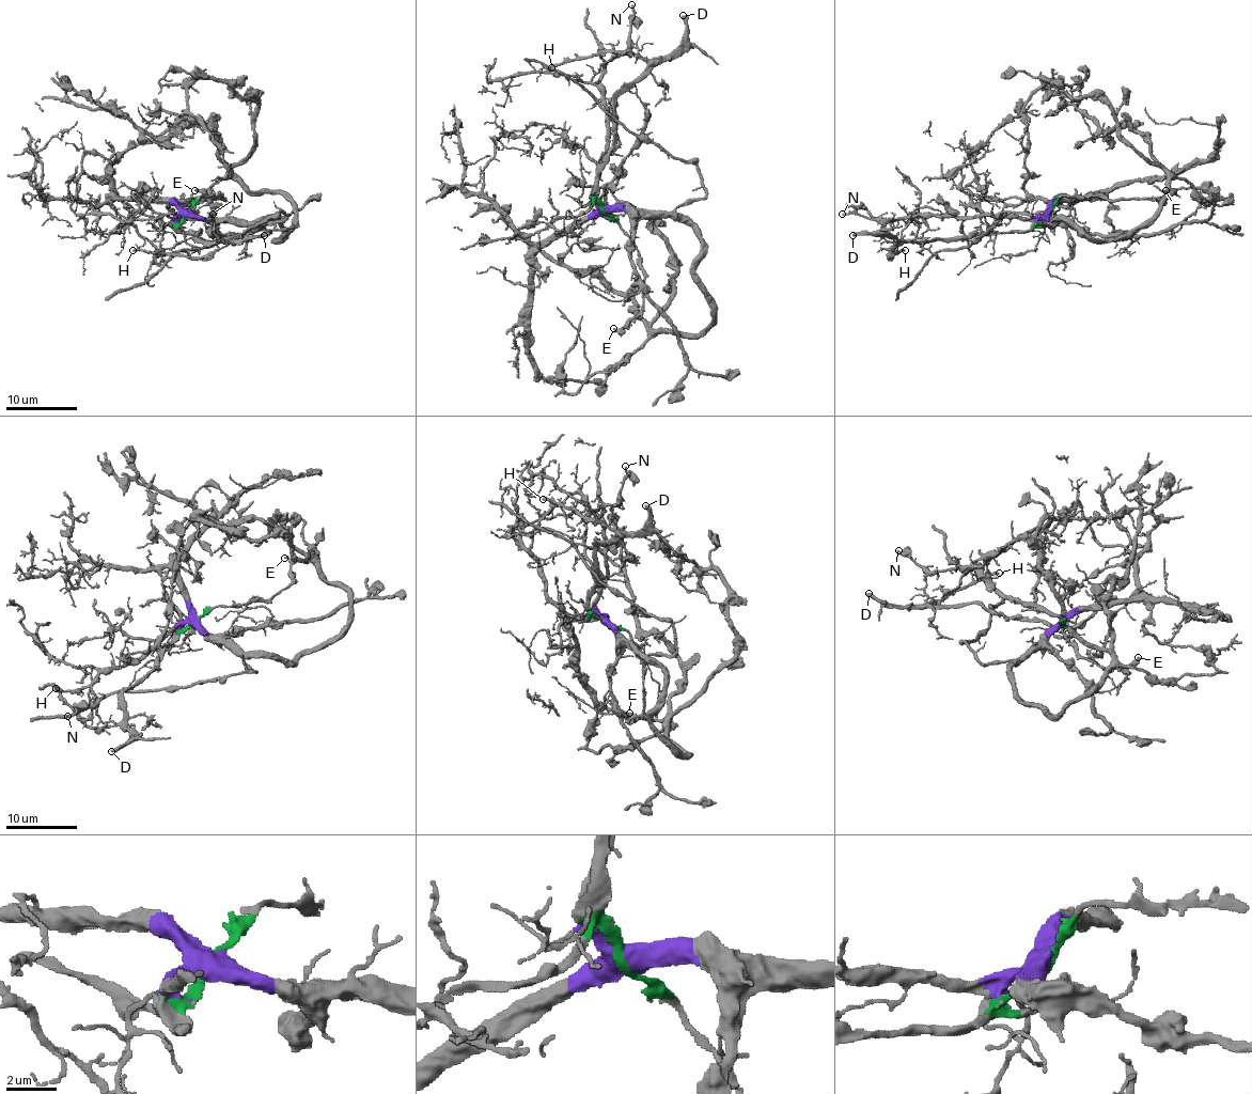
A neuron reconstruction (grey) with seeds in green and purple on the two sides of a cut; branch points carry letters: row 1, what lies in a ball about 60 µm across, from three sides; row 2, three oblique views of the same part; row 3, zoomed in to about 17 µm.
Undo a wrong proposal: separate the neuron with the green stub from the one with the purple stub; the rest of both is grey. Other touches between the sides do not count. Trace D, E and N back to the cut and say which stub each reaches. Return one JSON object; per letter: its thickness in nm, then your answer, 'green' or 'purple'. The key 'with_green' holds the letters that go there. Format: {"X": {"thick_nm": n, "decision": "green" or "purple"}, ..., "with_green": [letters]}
{"D": {"thick_nm": 400, "decision": "green"}, "E": {"thick_nm": 280, "decision": "green"}, "N": {"thick_nm": 200, "decision": "purple"}, "with_green": ["D", "E"]}

